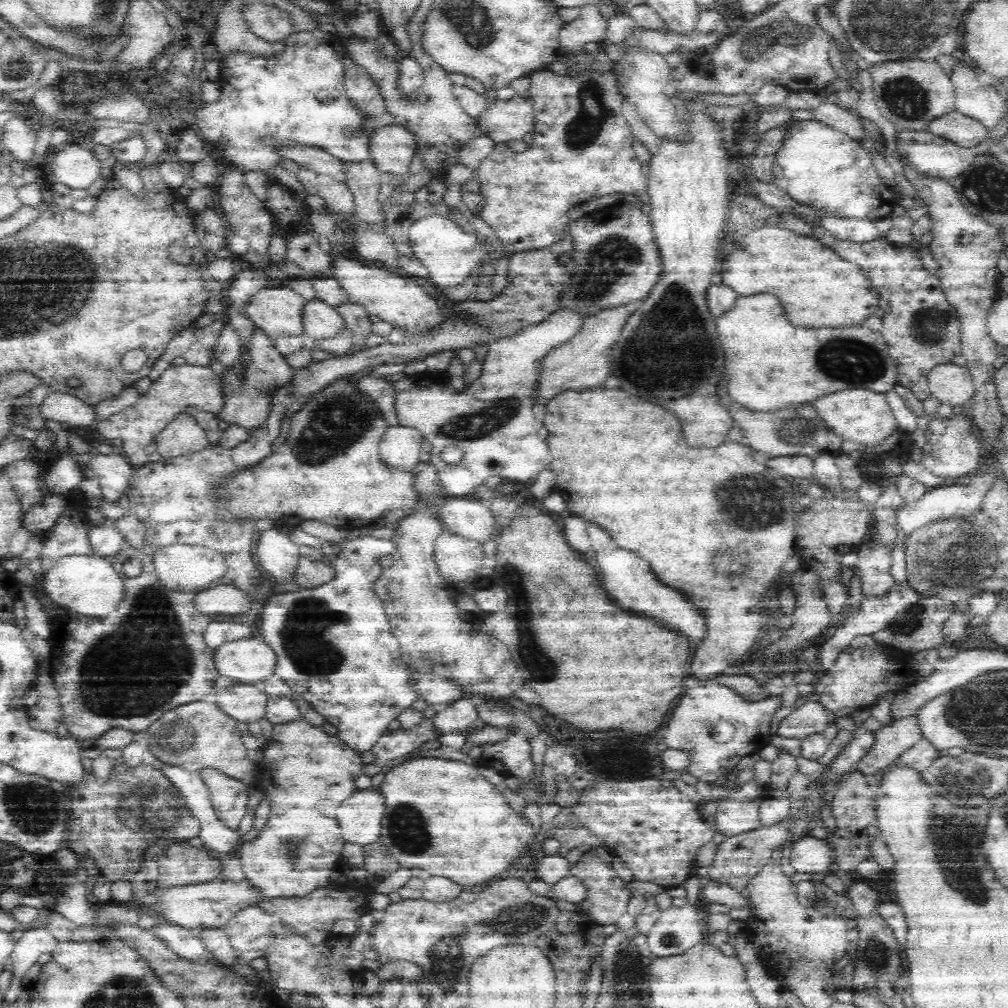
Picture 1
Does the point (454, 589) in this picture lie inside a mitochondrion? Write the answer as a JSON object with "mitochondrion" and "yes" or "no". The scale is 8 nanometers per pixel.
{"mitochondrion":"no"}

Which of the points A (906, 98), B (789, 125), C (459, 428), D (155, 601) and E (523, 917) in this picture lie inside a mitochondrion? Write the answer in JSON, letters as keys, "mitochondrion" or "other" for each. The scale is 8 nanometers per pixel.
{"A":"mitochondrion","B":"other","C":"mitochondrion","D":"mitochondrion","E":"mitochondrion"}

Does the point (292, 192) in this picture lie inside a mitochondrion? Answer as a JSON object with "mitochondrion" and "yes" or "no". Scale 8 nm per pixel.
{"mitochondrion":"no"}

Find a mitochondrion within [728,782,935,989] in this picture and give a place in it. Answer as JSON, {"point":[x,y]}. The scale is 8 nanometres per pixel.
{"point":[876,958]}

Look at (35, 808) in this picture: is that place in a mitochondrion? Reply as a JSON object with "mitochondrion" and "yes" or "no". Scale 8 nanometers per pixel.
{"mitochondrion":"yes"}

